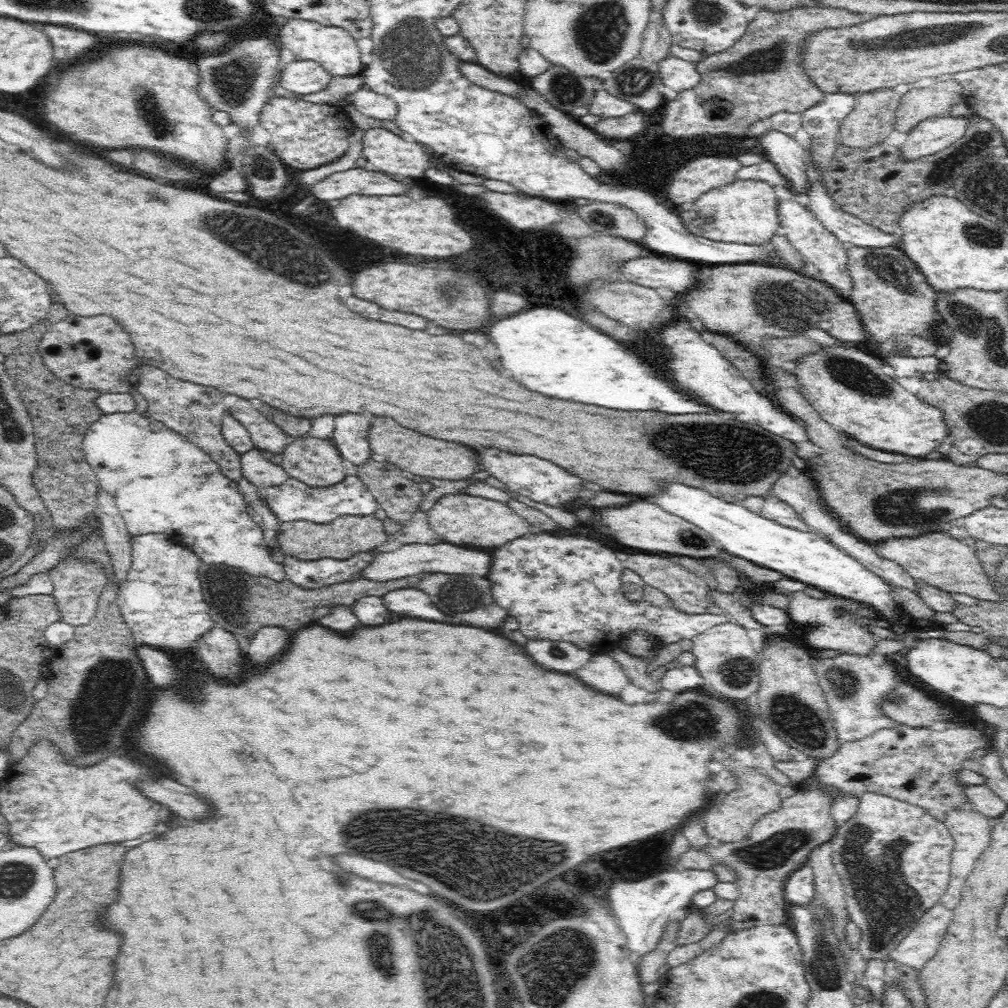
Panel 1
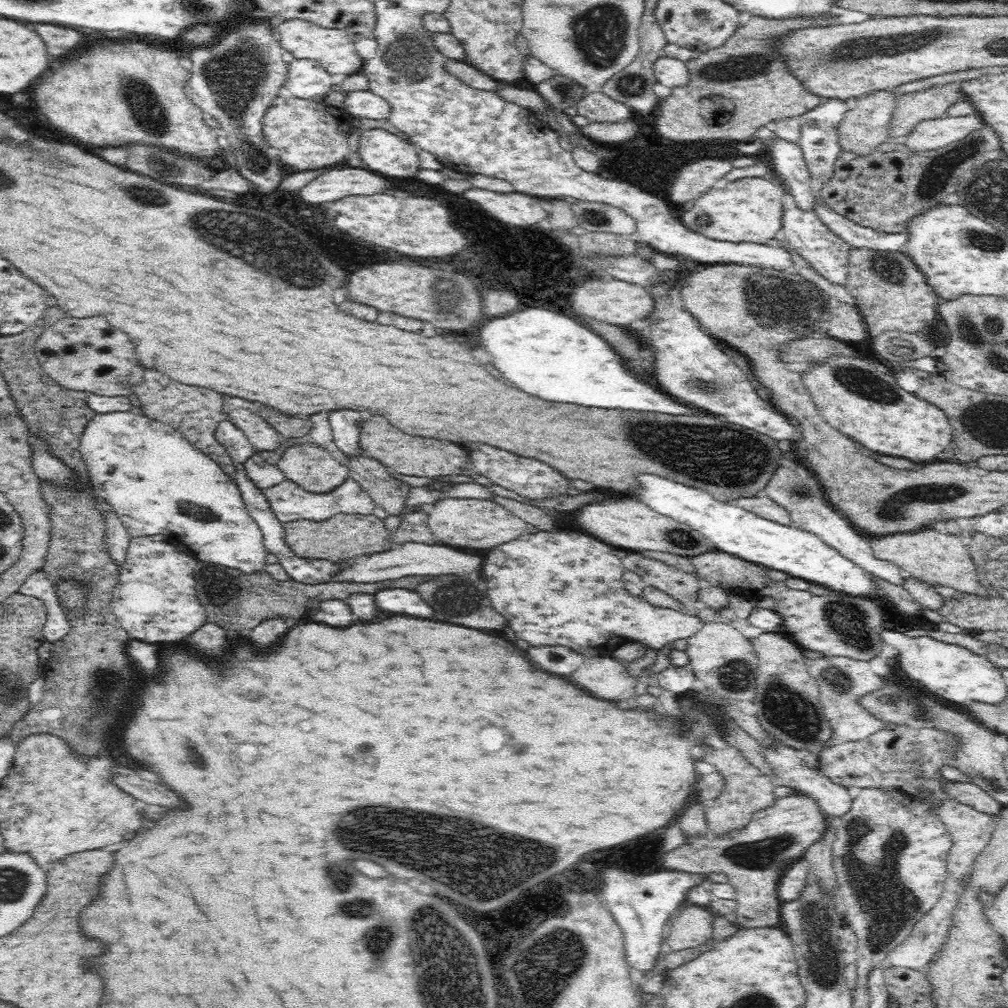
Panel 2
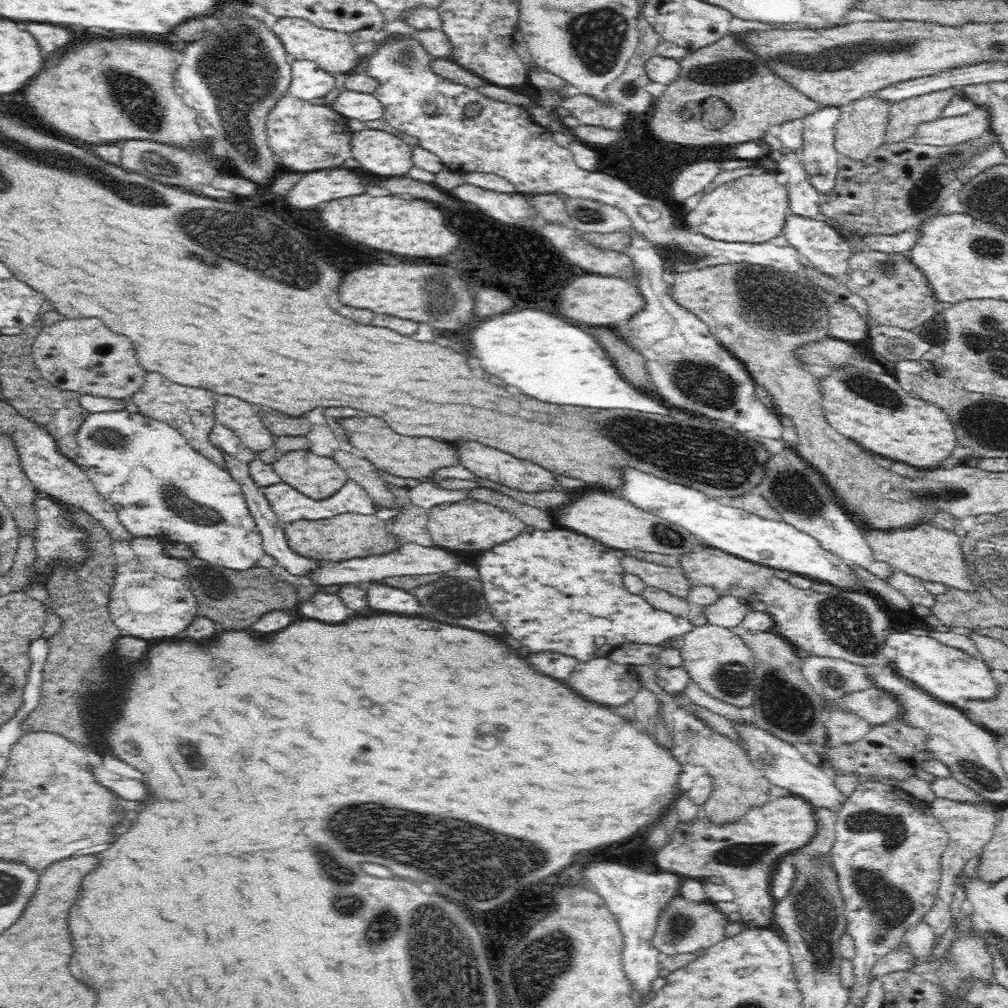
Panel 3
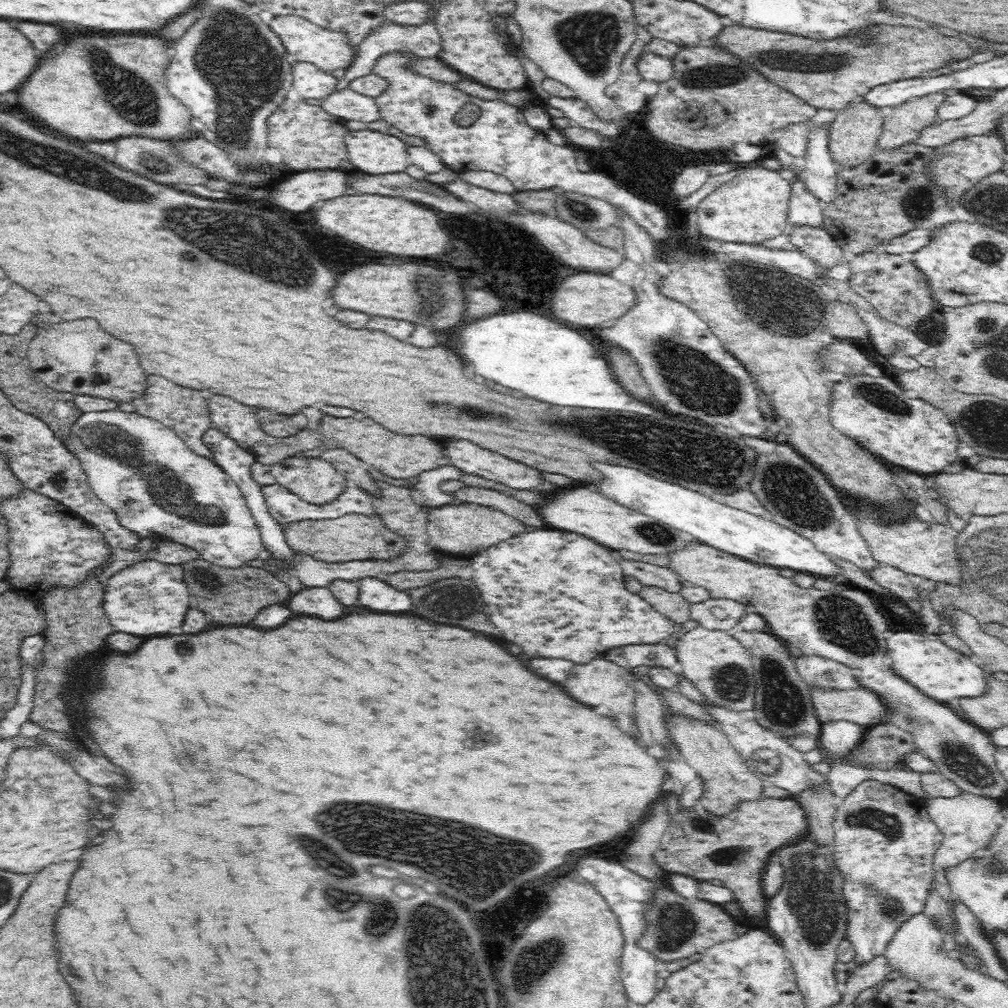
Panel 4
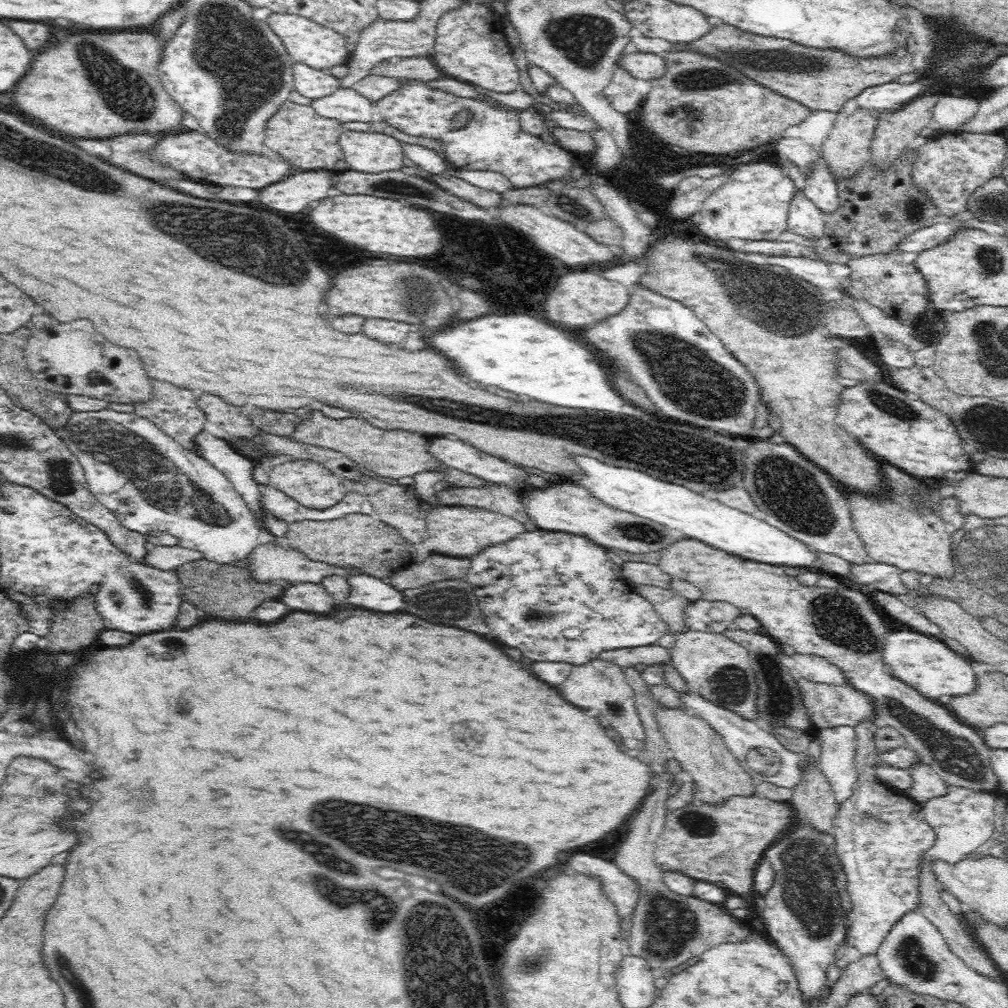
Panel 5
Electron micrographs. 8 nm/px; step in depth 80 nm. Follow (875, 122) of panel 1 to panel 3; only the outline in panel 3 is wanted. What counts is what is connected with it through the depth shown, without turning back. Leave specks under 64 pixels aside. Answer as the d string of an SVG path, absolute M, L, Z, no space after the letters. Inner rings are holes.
M874 96L856 100L840 113L840 119L834 126L834 148L838 157L860 162L871 155L880 145L885 144L884 135L888 124L890 104Z

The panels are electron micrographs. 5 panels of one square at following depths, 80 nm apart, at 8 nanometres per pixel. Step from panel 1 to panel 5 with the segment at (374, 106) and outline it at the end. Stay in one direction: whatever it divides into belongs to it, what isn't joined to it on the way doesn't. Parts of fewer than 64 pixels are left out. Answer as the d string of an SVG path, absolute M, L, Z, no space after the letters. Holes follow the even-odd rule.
M340 88L330 96L312 100L309 106L313 107L318 116L338 120L340 123L372 123L377 118L374 102L353 88Z

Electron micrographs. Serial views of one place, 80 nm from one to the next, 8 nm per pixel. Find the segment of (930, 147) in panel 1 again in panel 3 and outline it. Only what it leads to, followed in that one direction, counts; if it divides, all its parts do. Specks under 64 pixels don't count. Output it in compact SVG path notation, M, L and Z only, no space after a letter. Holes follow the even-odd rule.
M978 105L960 117L943 118L920 124L910 142L932 146L960 144L980 138L991 131L991 114L988 107Z

